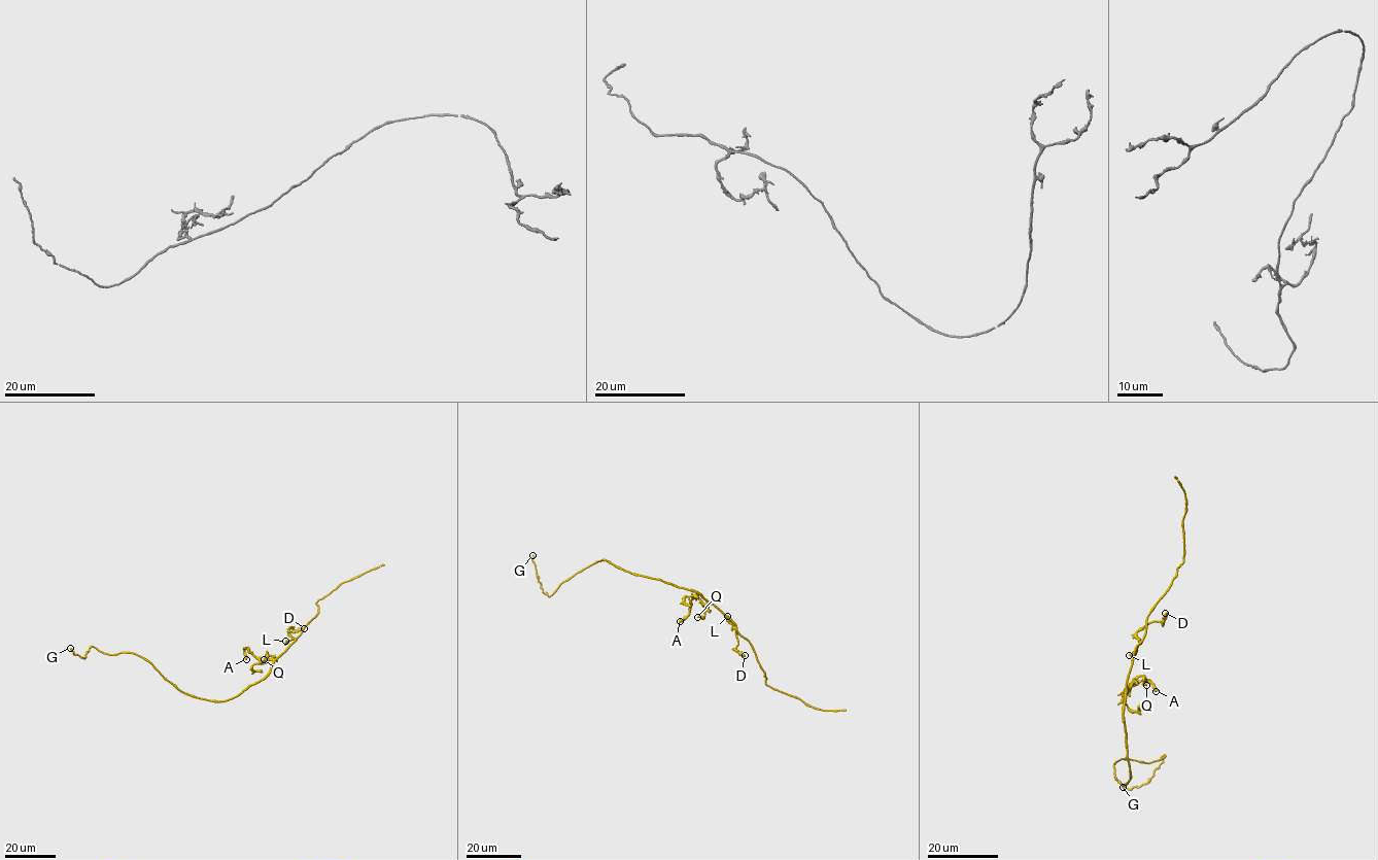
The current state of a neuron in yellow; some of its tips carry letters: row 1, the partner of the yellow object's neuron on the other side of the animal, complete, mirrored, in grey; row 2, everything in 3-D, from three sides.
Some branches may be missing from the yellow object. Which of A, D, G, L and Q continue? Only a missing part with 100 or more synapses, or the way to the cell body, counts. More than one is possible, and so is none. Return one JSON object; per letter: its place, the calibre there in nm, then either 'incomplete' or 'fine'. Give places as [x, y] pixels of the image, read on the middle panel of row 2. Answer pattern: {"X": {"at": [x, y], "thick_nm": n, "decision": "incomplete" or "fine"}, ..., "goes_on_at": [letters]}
{"A": {"at": [680, 621], "thick_nm": 500, "decision": "fine"}, "D": {"at": [745, 655], "thick_nm": 440, "decision": "fine"}, "G": {"at": [532, 555], "thick_nm": 240, "decision": "fine"}, "L": {"at": [727, 616], "thick_nm": 360, "decision": "fine"}, "Q": {"at": [697, 617], "thick_nm": 240, "decision": "fine"}, "goes_on_at": []}

